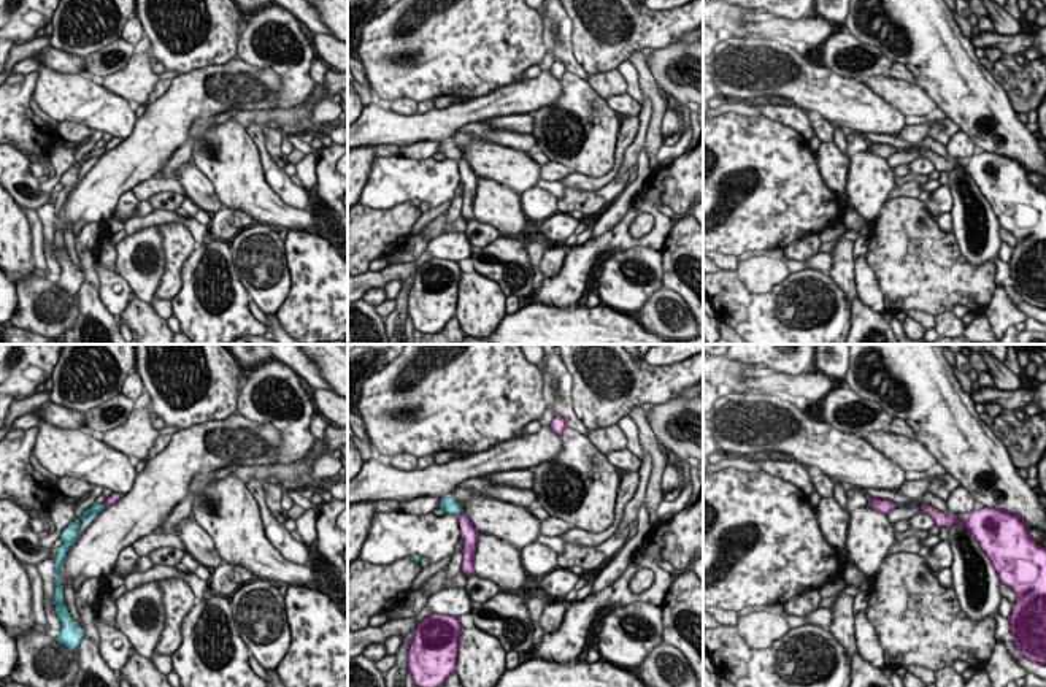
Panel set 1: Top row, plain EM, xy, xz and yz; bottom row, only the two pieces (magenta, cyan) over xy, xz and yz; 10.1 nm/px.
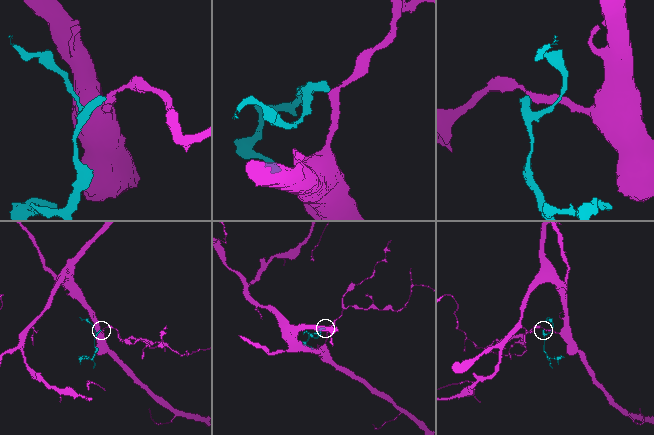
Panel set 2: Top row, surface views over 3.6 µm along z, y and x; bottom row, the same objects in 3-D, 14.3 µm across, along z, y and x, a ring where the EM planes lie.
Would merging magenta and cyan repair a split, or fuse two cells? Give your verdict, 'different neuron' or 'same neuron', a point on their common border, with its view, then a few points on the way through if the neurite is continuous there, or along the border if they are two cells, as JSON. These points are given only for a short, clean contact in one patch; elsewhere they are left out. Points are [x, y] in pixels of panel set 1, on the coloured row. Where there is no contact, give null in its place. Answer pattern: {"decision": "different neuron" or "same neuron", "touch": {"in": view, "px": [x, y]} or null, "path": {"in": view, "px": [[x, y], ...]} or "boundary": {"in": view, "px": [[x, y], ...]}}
{"decision": "different neuron", "touch": {"in": "xy", "px": [107, 506]}, "boundary": {"in": "xy", "px": [[105, 503], [103, 508]]}}

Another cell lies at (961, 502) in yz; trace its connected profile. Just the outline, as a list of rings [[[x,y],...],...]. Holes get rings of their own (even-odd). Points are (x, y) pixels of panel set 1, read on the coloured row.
[[[962,486],[957,487],[946,501],[946,514],[960,516],[973,512],[975,500]]]

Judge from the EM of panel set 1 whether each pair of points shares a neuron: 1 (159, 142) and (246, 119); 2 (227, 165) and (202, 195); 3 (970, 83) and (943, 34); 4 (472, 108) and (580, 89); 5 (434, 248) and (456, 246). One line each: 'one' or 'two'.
1: two
2: two
3: one
4: two
5: one

